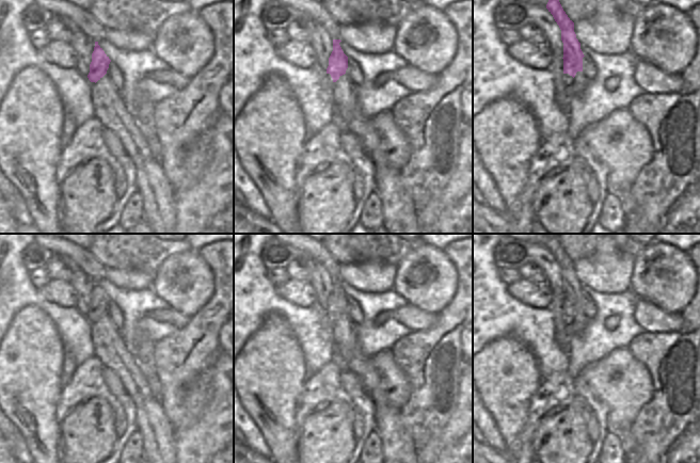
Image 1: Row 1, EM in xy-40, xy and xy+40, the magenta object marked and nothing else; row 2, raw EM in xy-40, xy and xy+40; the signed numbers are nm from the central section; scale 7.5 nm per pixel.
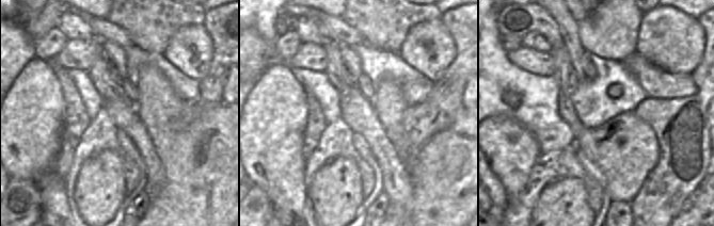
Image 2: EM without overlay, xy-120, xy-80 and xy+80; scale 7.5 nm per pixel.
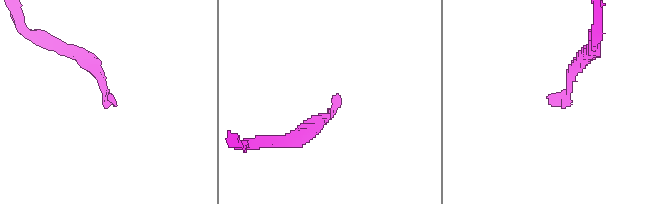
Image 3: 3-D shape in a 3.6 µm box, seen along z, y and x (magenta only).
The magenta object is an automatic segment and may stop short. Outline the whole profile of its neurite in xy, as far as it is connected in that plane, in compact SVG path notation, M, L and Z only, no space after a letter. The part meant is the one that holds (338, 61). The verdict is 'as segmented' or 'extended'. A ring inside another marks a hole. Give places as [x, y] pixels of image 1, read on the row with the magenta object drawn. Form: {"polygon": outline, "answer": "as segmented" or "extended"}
{"polygon": "M333 39L333 51L329 58L329 66L327 68L327 74L330 74L333 79L331 92L335 107L335 119L361 141L365 151L373 162L376 169L376 191L382 201L383 226L386 232L388 234L420 234L414 203L401 181L401 173L388 162L382 139L376 130L371 118L364 116L359 109L356 86L346 75L348 57L344 53L339 45L340 42L340 39Z", "answer": "extended"}

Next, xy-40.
{"polygon": "M95 42L88 75L89 80L94 83L92 86L94 116L106 129L112 131L122 141L128 156L132 160L137 169L137 191L143 198L143 219L152 232L154 234L174 234L177 213L175 211L173 188L164 175L162 163L154 158L136 117L126 109L126 105L118 91L107 75L110 62L111 60L98 45L98 42Z", "answer": "extended"}

